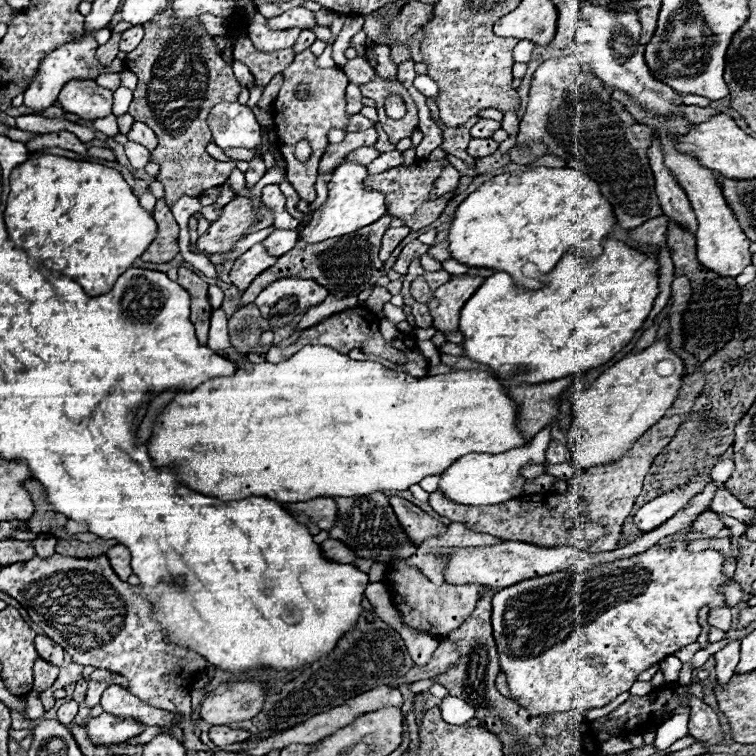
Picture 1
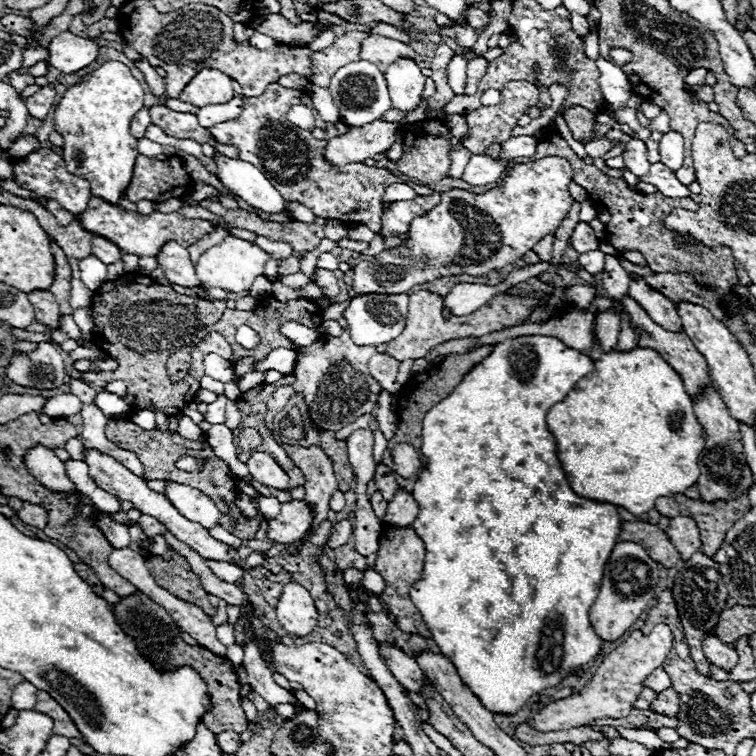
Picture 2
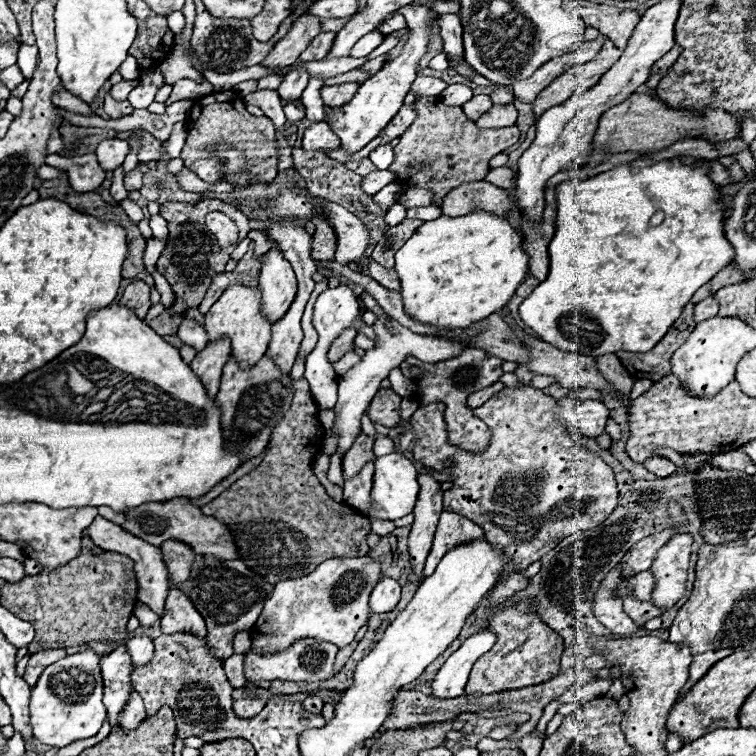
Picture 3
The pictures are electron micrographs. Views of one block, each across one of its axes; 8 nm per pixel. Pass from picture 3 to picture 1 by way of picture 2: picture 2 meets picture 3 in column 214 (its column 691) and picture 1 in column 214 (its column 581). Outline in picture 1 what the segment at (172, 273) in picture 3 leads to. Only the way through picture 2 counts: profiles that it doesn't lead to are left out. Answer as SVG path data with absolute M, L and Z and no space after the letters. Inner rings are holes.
M160 14L156 20L144 24L144 30L144 40L124 60L124 66L138 76L128 114L148 124L158 136L152 162L160 164L160 174L156 178L164 184L164 200L172 206L184 194L200 196L212 186L222 186L236 168L236 162L232 166L230 162L214 160L202 142L208 144L212 140L206 124L208 112L220 102L236 100L240 84L230 66L224 64L214 36L206 32L198 16L176 18Z

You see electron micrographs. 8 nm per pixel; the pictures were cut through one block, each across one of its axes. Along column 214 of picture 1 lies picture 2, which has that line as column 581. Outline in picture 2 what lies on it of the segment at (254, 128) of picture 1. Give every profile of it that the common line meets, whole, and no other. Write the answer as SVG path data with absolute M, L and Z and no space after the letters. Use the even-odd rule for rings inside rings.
M570 106L564 112L564 122L572 132L572 138L588 144L592 140L594 134L594 124L596 124L596 114L592 114L588 108L580 108L580 106Z

